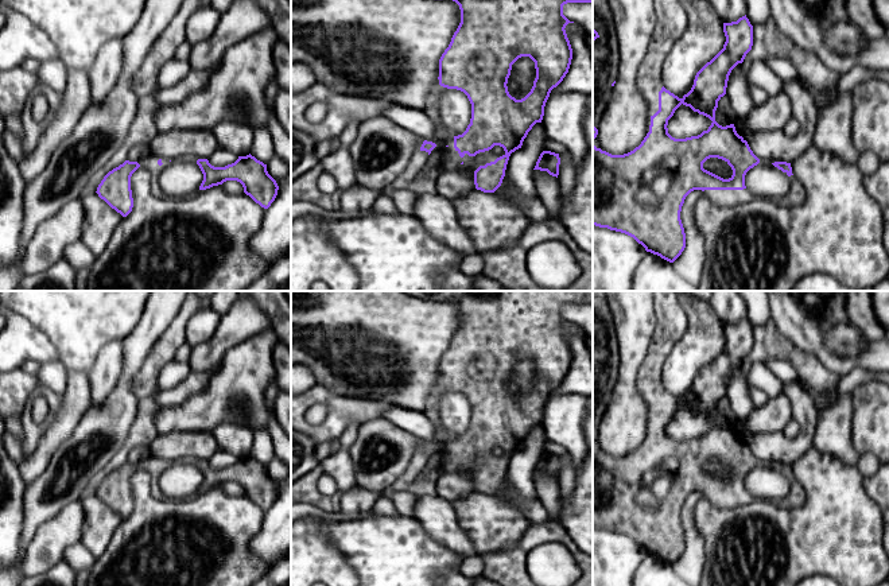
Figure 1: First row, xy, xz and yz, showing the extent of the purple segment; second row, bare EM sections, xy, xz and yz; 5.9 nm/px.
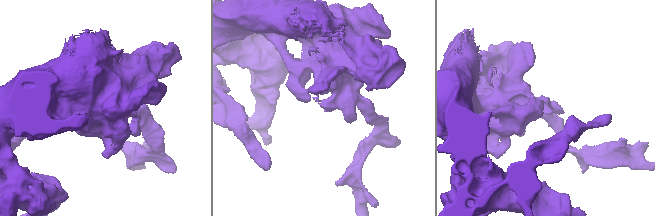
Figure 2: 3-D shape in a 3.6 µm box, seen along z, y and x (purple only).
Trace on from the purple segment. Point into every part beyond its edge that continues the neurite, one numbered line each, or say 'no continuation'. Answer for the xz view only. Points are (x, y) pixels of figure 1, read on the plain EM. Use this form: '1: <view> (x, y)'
1: xz (450, 460)

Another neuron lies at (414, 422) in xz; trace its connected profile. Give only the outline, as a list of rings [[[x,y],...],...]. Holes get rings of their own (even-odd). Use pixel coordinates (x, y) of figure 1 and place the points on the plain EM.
[[[389,404],[384,418],[423,442],[432,443],[435,446],[442,446],[444,442],[439,426],[434,424],[424,412]]]

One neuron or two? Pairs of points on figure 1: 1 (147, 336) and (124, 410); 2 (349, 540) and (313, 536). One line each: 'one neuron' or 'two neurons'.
1: one neuron
2: two neurons

